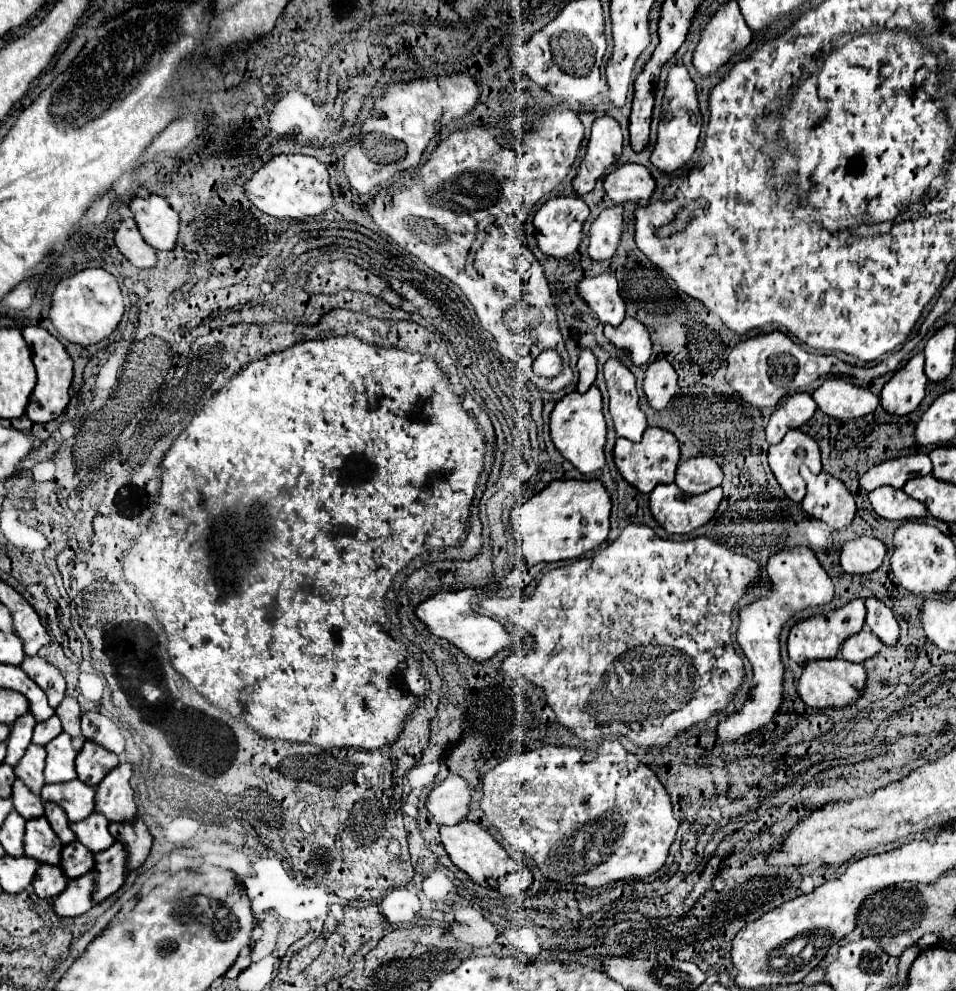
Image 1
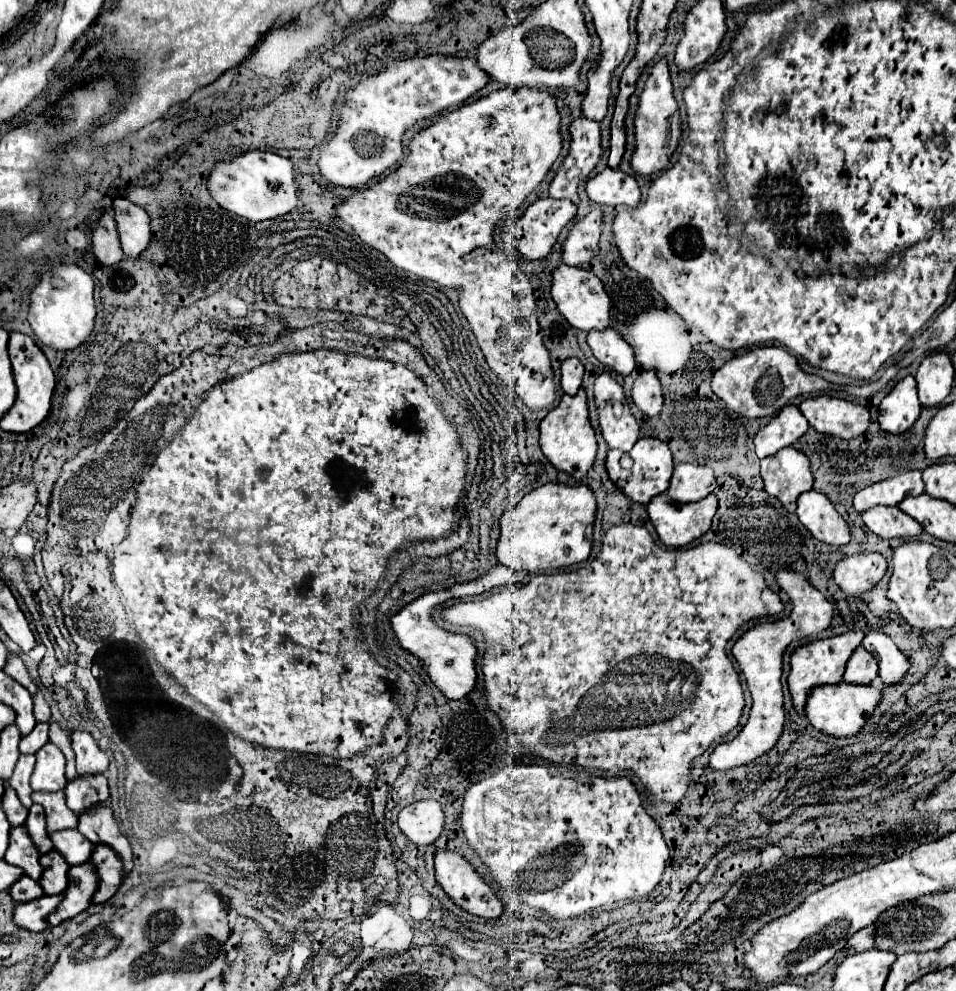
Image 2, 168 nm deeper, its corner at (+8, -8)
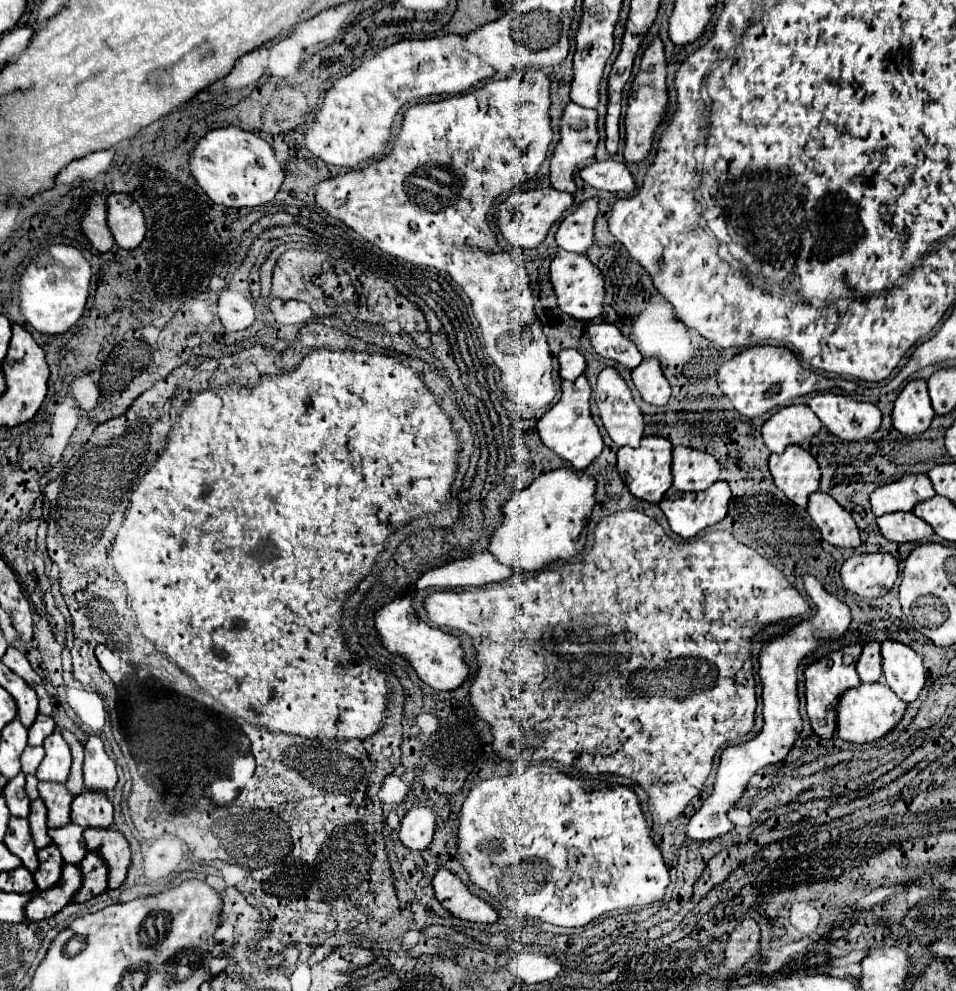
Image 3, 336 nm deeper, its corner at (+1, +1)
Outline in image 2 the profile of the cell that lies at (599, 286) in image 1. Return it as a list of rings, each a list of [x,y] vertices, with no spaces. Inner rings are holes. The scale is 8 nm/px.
[[[560,263],[554,271],[552,271],[552,289],[550,295],[556,303],[556,309],[560,311],[560,315],[576,329],[582,331],[592,331],[592,329],[606,329],[608,327],[608,311],[610,311],[610,299],[600,283],[600,279],[580,267],[568,267],[564,263]]]

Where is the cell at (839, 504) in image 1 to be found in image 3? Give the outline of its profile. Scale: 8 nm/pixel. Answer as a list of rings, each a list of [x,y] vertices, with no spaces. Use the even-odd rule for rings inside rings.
[[[813,492],[809,496],[809,506],[807,506],[813,522],[821,530],[821,536],[833,544],[833,546],[843,546],[843,548],[857,548],[859,546],[859,530],[851,514],[837,504],[831,496],[825,492]]]

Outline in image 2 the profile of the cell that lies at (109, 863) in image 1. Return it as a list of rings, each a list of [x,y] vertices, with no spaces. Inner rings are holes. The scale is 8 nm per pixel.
[[[88,863],[74,865],[68,869],[68,889],[64,891],[64,901],[48,915],[48,925],[58,925],[70,917],[76,917],[90,907],[90,899],[96,891],[96,869]]]

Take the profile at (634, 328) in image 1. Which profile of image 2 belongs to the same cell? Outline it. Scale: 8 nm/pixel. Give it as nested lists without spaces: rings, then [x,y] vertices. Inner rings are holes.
[[[608,327],[604,331],[590,331],[588,345],[594,357],[606,367],[614,369],[616,373],[630,375],[634,371],[636,361],[634,361],[632,347],[614,329]]]

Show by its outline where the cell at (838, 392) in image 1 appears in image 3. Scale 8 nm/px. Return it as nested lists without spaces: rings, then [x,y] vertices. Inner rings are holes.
[[[815,394],[809,408],[829,432],[845,442],[863,440],[881,426],[881,410],[875,404],[857,402],[847,394]]]

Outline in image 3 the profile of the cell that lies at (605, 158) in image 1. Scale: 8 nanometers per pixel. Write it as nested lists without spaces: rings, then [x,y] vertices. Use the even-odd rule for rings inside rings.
[[[569,102],[567,108],[563,110],[563,118],[561,118],[561,140],[557,142],[553,158],[551,158],[549,180],[551,180],[551,186],[555,190],[563,190],[563,192],[569,192],[569,194],[577,192],[573,174],[579,168],[579,164],[589,162],[595,156],[597,142],[599,142],[599,134],[597,134],[597,110],[589,110],[589,108],[583,108],[579,104]]]

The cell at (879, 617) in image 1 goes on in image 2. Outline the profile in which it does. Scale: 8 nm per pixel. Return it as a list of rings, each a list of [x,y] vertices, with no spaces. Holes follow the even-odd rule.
[[[870,631],[866,633],[862,645],[866,651],[870,651],[876,661],[878,661],[878,677],[884,685],[884,689],[900,685],[910,669],[910,661],[904,657],[904,653],[894,645],[894,641],[880,633],[880,631]]]

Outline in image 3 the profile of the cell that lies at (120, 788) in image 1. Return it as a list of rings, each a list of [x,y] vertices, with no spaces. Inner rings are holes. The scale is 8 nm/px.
[[[87,828],[85,830],[87,848],[95,850],[111,866],[111,888],[119,888],[127,876],[131,864],[131,846],[123,832],[115,828]]]

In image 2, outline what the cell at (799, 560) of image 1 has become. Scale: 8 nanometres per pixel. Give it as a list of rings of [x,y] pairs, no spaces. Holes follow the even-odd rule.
[[[780,571],[776,579],[792,601],[792,613],[784,621],[758,623],[756,627],[746,631],[744,637],[740,637],[732,647],[732,655],[736,657],[752,695],[752,709],[748,723],[736,735],[736,739],[732,739],[730,743],[722,743],[714,749],[710,757],[710,767],[718,771],[728,771],[734,767],[748,765],[756,761],[760,755],[768,753],[778,743],[786,721],[784,701],[782,701],[782,681],[780,681],[784,651],[792,641],[800,641],[804,637],[816,637],[820,631],[832,625],[834,605],[816,587],[812,587],[812,583],[806,577],[792,571]]]

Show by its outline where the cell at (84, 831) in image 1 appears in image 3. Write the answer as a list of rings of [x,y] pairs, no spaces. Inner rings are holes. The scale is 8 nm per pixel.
[[[67,824],[61,828],[53,828],[49,830],[51,840],[59,846],[61,856],[67,864],[79,864],[85,854],[87,854],[87,846],[85,846],[85,838],[83,838],[83,828],[79,828],[77,824]]]

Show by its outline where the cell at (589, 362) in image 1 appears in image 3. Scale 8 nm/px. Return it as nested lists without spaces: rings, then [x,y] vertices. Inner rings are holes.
[[[563,350],[559,352],[559,374],[563,380],[569,380],[573,382],[579,374],[585,372],[587,368],[587,362],[585,362],[585,356],[577,350]]]

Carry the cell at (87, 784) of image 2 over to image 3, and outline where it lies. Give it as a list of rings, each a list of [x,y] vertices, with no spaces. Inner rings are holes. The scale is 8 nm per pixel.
[[[83,790],[71,804],[71,822],[83,828],[107,828],[113,822],[113,804],[105,792]]]

